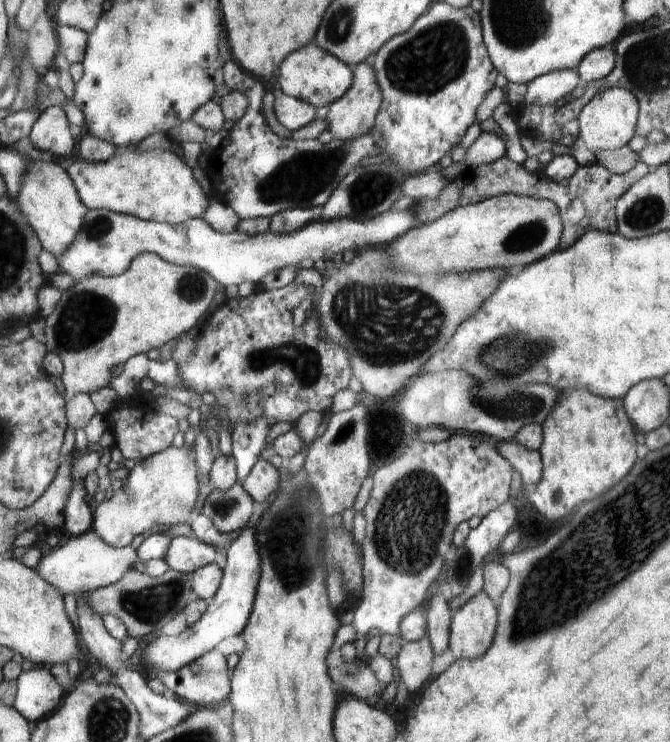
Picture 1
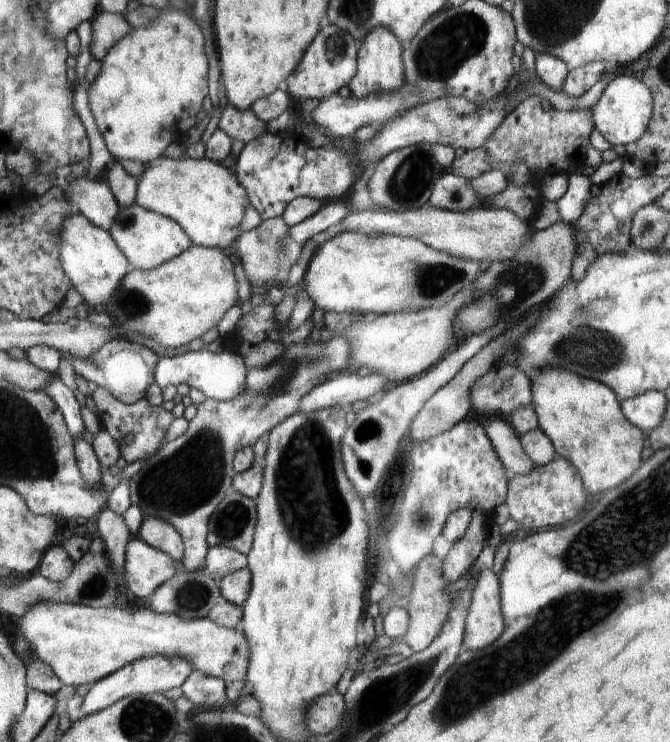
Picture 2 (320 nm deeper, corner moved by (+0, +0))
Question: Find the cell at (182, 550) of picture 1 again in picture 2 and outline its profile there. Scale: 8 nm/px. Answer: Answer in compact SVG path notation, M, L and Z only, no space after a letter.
M143 516L137 535L150 546L171 555L176 565L182 562L186 554L185 542L179 530L161 518Z

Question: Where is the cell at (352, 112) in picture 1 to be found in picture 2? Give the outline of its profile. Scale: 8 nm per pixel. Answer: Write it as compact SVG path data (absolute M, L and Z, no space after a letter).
M388 27L372 29L363 38L359 50L359 72L350 82L351 96L361 99L372 93L396 93L404 86L405 66L399 38Z

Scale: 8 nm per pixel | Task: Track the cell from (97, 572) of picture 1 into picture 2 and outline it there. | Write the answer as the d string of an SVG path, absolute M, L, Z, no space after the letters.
M141 539L129 541L125 552L125 571L122 580L129 584L127 590L131 590L138 599L150 600L151 596L166 584L176 574L176 560L166 552L150 546Z

